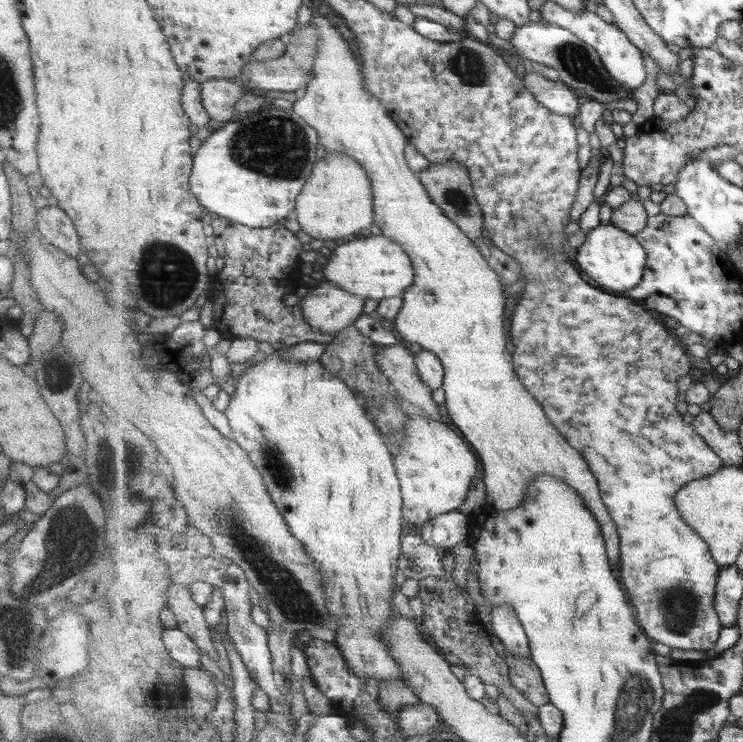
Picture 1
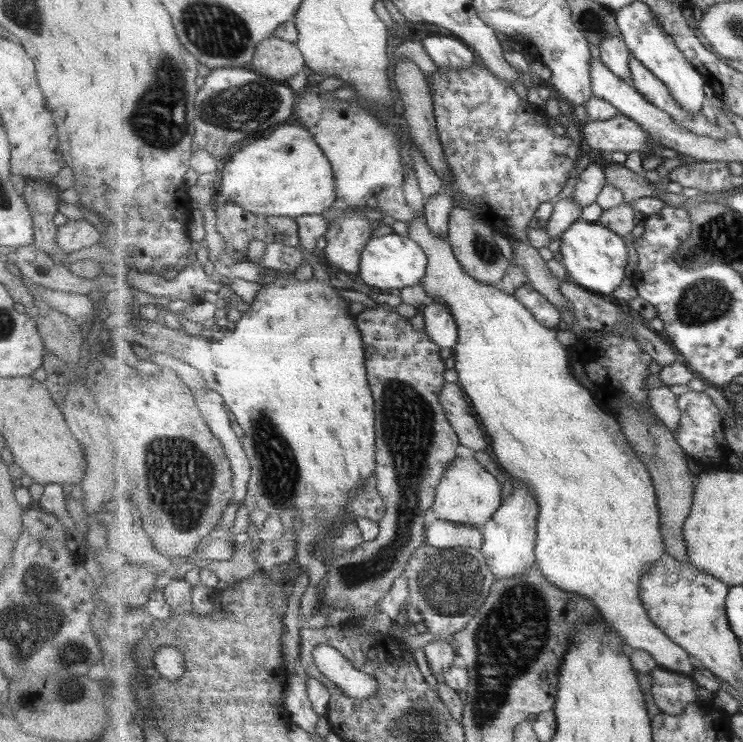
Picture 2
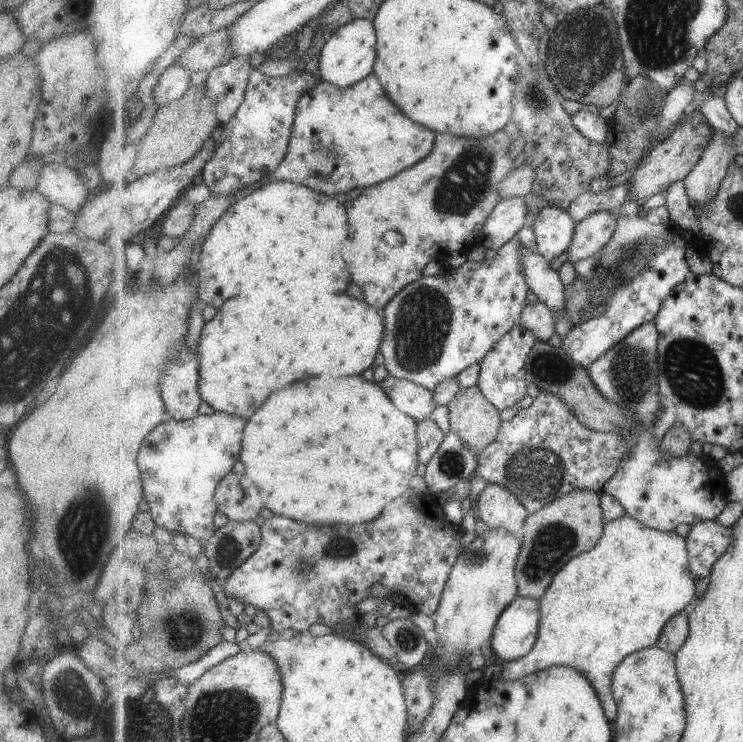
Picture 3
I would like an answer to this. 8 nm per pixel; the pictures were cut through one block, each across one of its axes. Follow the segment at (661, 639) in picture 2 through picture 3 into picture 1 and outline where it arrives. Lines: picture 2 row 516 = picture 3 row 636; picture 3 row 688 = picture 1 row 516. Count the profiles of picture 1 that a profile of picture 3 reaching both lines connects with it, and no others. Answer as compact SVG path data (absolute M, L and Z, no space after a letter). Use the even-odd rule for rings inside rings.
M311 9L313 24L319 28L319 38L321 38L320 46L318 46L318 55L316 56L315 66L314 66L314 77L313 80L306 87L304 96L296 100L291 107L291 110L298 114L311 126L311 128L316 128L318 130L318 135L320 138L320 145L324 147L328 154L346 154L347 156L352 156L359 164L367 171L368 177L371 181L371 186L374 192L374 207L375 216L374 223L382 231L383 236L391 237L394 242L401 245L405 249L410 257L414 260L414 267L416 270L415 282L413 286L410 286L403 294L404 298L403 306L401 307L400 313L394 319L396 323L396 330L400 334L402 341L406 341L409 344L419 344L424 350L428 350L433 354L436 354L440 361L443 363L445 369L444 376L444 389L445 394L445 406L444 410L446 412L446 417L448 421L452 421L453 424L460 430L467 441L475 449L475 453L478 454L481 464L483 464L484 477L483 482L486 487L487 505L493 507L495 510L513 510L517 506L523 504L523 499L526 493L526 488L531 486L535 482L535 478L539 474L547 474L547 476L555 476L559 480L563 480L565 484L569 484L571 488L575 488L575 492L579 492L579 495L583 497L583 502L585 502L587 508L593 512L593 516L598 520L599 526L601 526L603 534L606 538L606 545L608 550L608 555L610 556L610 561L615 571L619 571L621 551L622 551L622 538L620 532L618 531L617 524L614 522L613 517L611 517L610 510L604 503L601 490L599 490L599 482L597 478L593 476L593 472L589 470L590 466L585 462L586 458L581 456L579 450L575 450L571 444L567 444L567 440L559 434L559 430L549 422L543 406L535 400L535 396L531 396L527 392L527 388L523 386L523 382L517 378L515 374L515 366L513 366L513 356L509 354L507 350L507 328L505 328L505 292L504 286L502 286L500 281L500 276L491 268L491 265L486 261L486 258L481 254L478 247L469 240L470 236L458 225L455 224L454 220L446 215L446 212L431 198L431 195L427 192L426 186L420 179L420 175L410 167L410 164L406 159L406 146L409 144L408 136L402 131L402 128L398 125L398 121L394 119L389 113L389 110L385 109L381 105L381 101L375 97L375 94L371 94L364 88L364 76L362 71L362 64L359 64L359 60L355 58L355 54L351 52L349 44L343 40L343 36L339 34L337 28L329 22L326 17L323 17L319 10ZM429 296L435 296L432 302L427 302Z

